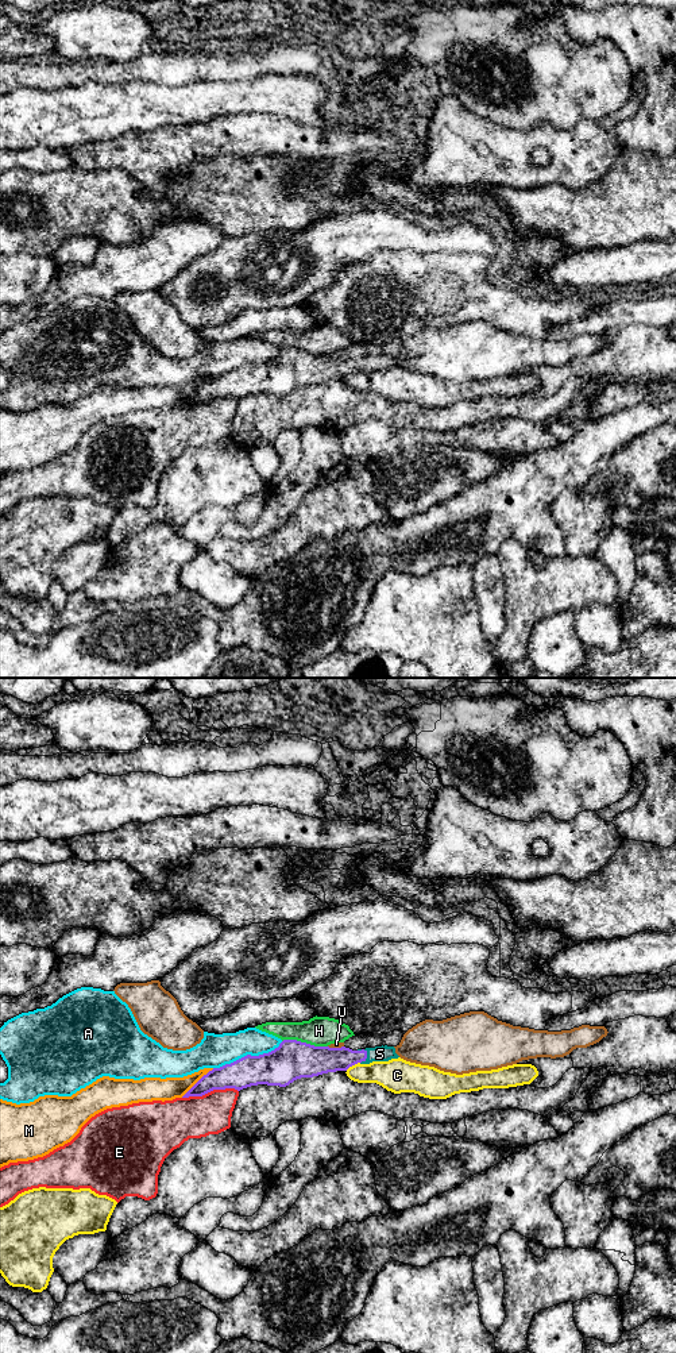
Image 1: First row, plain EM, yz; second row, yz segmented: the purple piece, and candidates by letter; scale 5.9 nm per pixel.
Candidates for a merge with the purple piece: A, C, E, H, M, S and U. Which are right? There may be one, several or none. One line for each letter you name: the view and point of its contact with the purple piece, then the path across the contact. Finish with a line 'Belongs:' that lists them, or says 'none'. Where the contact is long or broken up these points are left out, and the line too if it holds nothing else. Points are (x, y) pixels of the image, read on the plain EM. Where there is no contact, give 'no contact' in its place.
S: meets purple in yz at (366, 365); runs through yz (324, 367), (366, 365), (379, 362)
Belongs: S

